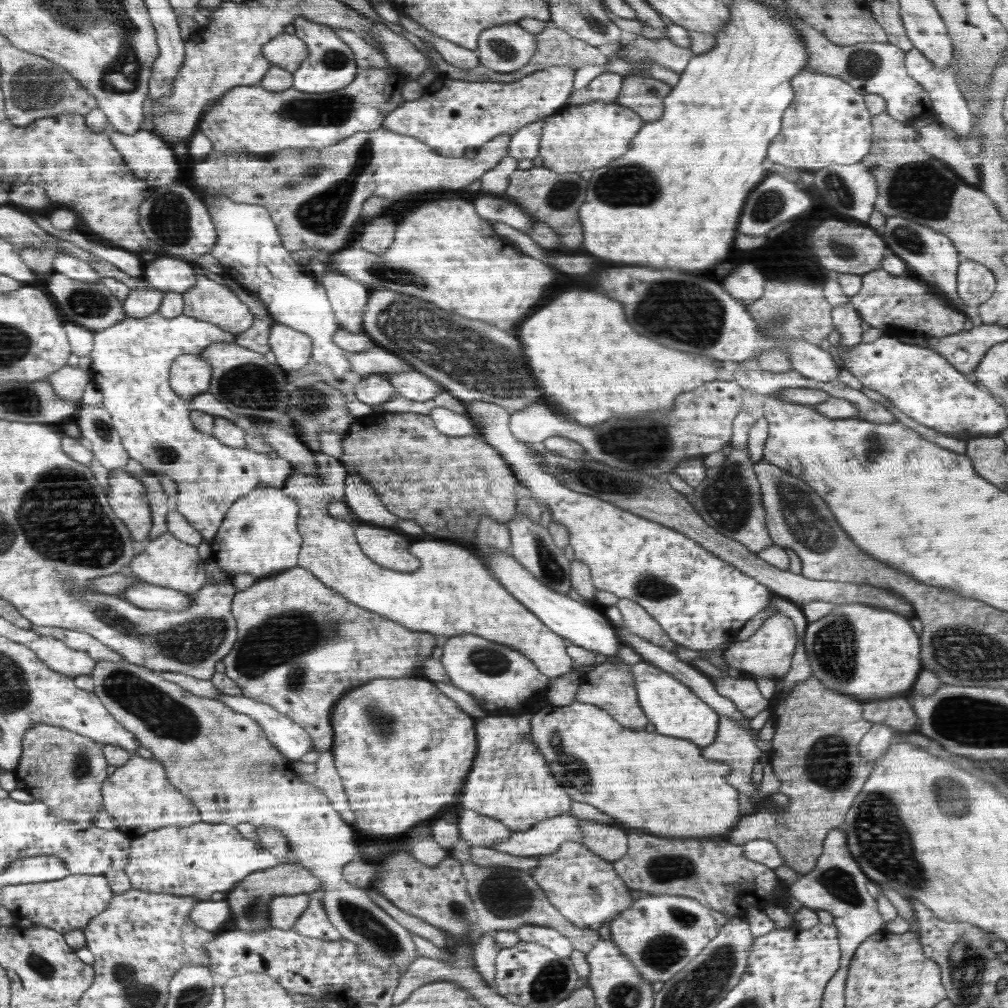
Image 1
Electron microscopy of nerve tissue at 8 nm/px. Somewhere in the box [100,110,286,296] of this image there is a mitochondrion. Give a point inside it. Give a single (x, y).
(169, 217)

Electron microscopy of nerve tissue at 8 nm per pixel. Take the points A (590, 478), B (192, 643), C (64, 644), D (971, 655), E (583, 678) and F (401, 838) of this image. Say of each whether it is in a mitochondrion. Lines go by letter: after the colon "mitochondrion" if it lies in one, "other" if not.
A: mitochondrion
B: mitochondrion
C: other
D: mitochondrion
E: other
F: other

